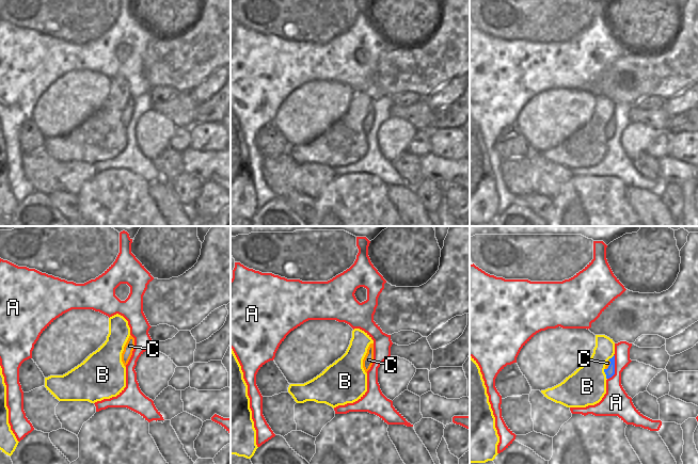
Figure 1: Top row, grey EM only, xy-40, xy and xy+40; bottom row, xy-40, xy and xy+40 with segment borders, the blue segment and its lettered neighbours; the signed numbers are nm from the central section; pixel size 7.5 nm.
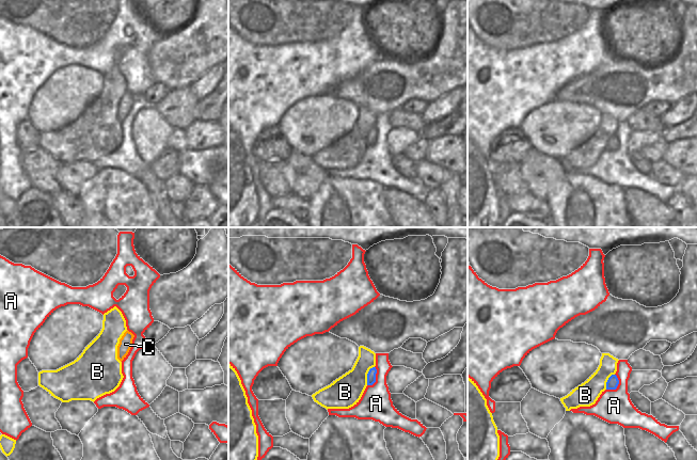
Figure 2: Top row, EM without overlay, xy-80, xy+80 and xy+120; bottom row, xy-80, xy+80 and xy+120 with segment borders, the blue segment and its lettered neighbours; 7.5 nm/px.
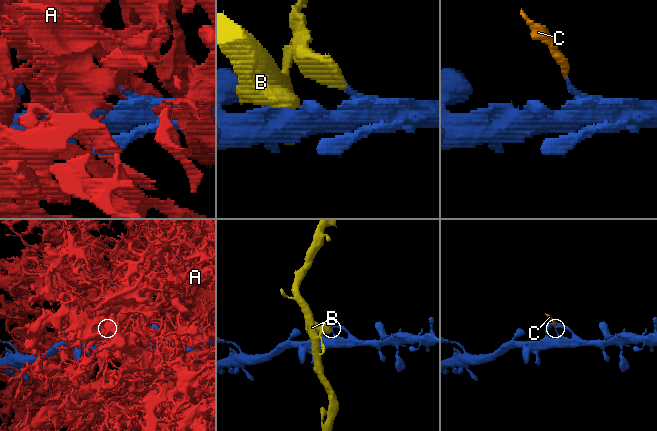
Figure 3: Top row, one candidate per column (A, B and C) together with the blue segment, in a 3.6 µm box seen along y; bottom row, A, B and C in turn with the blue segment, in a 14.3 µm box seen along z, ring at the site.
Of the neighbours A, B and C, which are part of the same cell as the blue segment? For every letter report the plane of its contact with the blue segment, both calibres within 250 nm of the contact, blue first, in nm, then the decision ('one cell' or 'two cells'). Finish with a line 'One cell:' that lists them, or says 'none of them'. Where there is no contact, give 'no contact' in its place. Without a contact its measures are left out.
A: meets blue in xy+40; 70 nm thick on the blue side, 190 nm on the other; two cells
B: meets blue in xy+40; 70 nm thick on the blue side, 280 nm on the other; two cells
C: meets blue in xy+40; 70 nm thick on the blue side, 30 nm on the other; two cells
One cell: none of them

